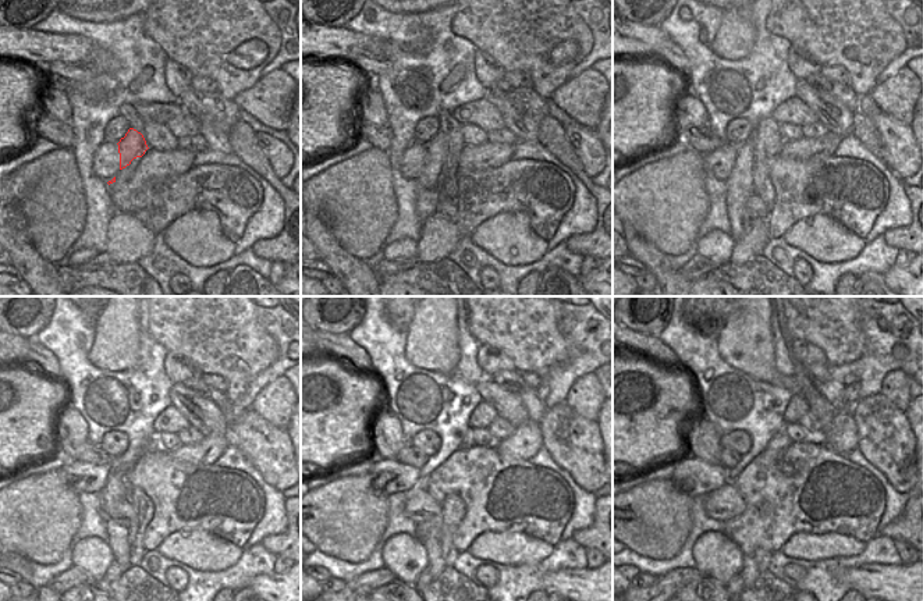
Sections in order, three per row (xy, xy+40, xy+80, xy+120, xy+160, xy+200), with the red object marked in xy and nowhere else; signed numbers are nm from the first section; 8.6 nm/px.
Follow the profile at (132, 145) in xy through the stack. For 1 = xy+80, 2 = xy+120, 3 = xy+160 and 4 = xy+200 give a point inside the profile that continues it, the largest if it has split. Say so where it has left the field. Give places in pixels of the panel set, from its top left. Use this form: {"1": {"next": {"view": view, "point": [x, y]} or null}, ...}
{"1": {"next": {"view": "xy+80", "point": [739, 185]}}, "2": {"next": {"view": "xy+120", "point": [117, 530]}}, "3": {"next": {"view": "xy+160", "point": [428, 532]}}, "4": {"next": {"view": "xy+200", "point": [749, 572]}}}

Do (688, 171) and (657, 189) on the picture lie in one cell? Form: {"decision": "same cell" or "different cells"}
{"decision": "same cell"}

